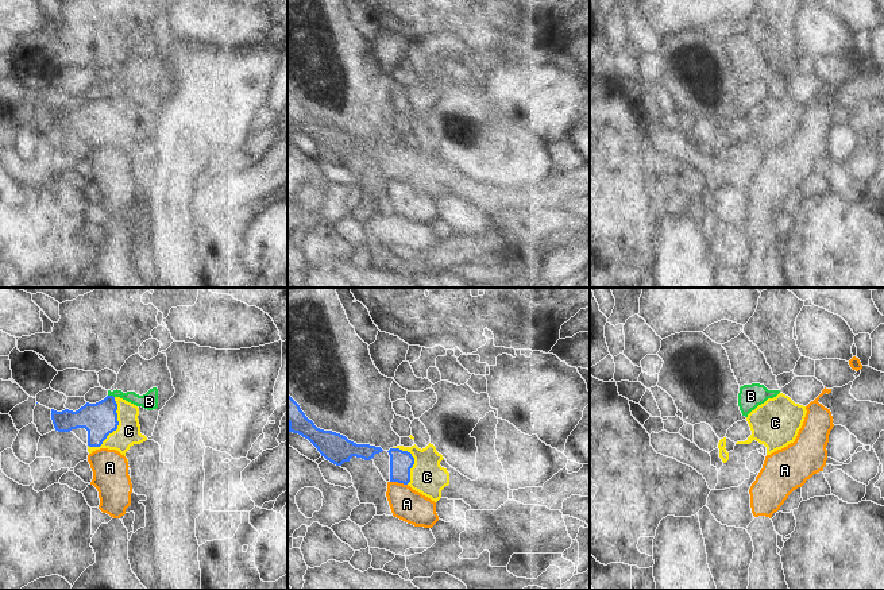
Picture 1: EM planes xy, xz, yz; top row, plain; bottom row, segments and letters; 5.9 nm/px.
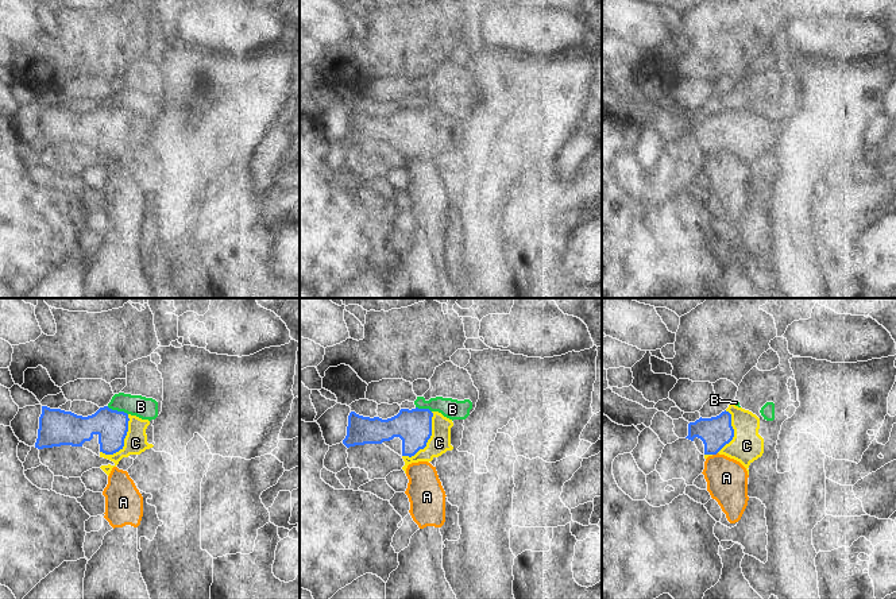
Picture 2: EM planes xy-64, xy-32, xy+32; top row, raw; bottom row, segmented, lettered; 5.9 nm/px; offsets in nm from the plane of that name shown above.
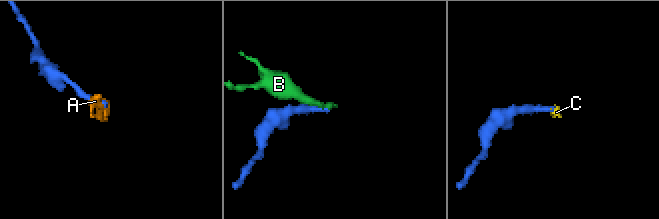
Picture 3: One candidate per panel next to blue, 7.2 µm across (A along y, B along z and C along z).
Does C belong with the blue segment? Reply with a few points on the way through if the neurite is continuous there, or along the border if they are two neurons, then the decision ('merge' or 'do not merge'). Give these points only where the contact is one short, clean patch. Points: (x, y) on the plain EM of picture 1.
runs through xy (100, 116), (116, 124), (128, 128); merge

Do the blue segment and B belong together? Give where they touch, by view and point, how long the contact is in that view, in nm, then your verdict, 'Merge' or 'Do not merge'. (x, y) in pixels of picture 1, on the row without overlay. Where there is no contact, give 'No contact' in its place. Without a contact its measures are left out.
Touches blue at xy (111, 93). Shared border 40 nm. Do not merge.

